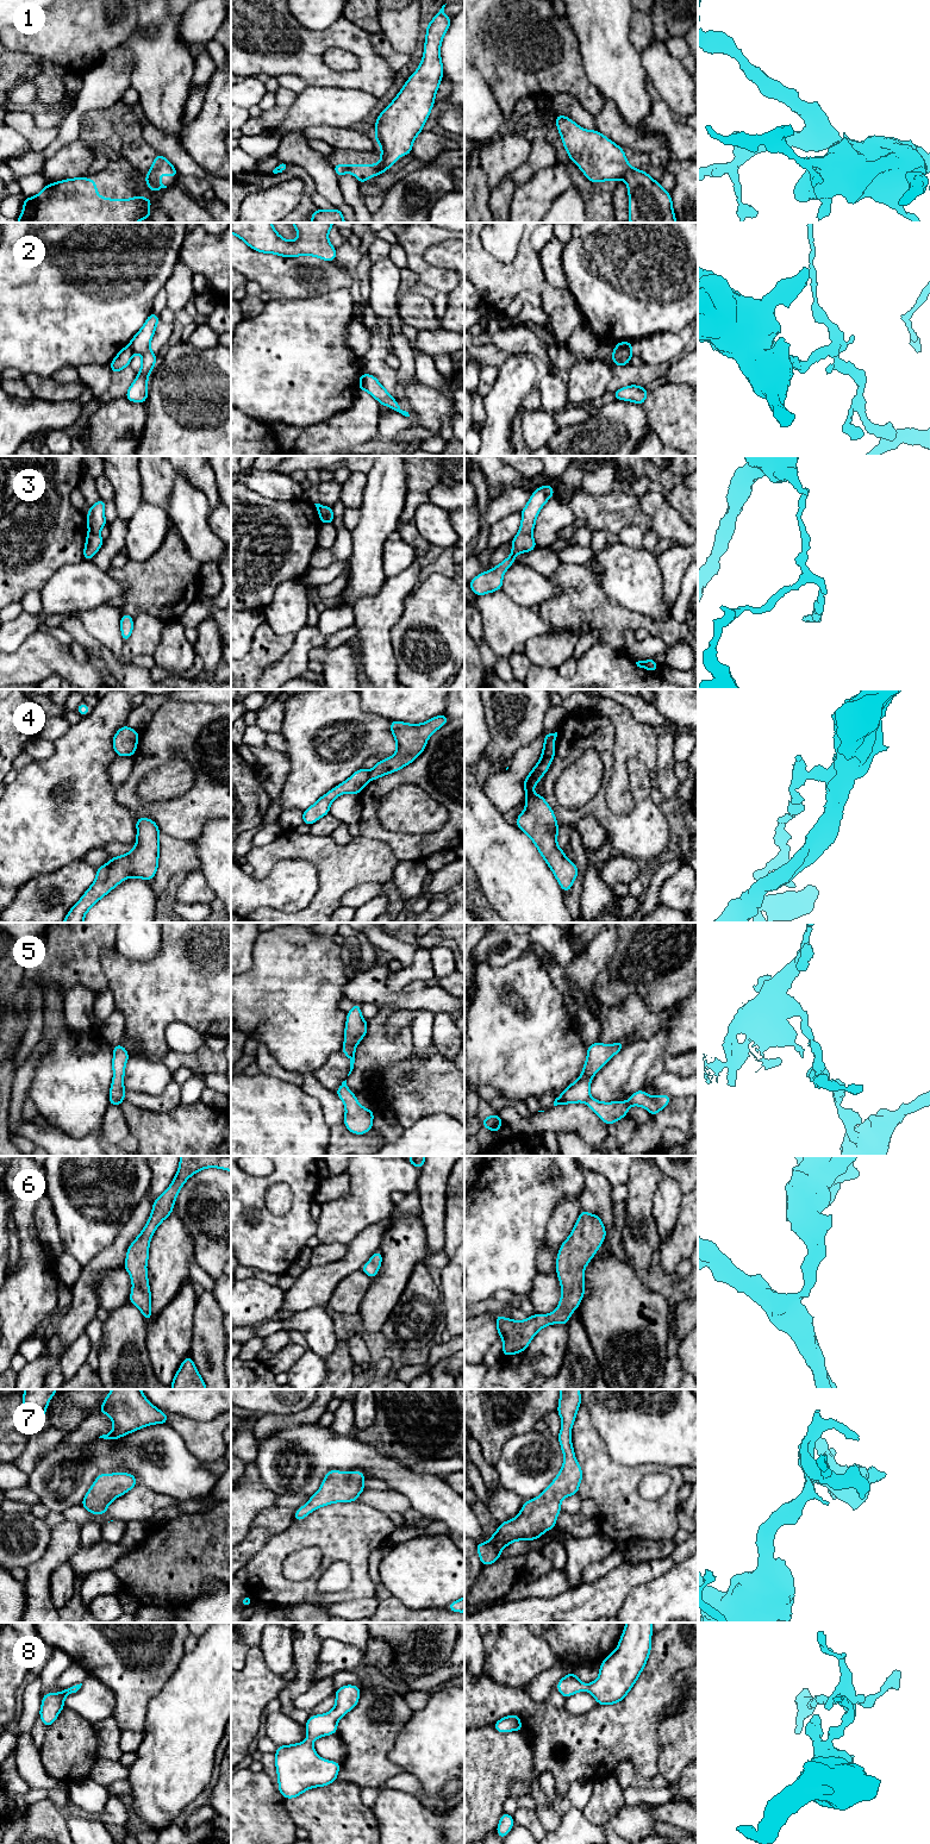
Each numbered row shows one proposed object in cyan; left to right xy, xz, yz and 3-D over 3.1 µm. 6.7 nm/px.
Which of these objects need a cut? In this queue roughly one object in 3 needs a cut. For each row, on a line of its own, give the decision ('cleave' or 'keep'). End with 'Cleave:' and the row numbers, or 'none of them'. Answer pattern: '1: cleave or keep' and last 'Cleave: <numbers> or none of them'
1: keep
2: cleave
3: cleave
4: cleave
5: cleave
6: keep
7: keep
8: keep
Cleave: 2, 3, 4, 5

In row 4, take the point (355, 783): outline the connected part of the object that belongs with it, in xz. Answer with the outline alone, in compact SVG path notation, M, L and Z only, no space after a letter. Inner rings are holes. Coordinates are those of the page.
M364 768L358 769L348 780L332 788L320 796L311 807L302 811L302 823L307 825L314 824L318 819L329 814L330 805L337 796L345 793L358 795L369 781L370 771Z

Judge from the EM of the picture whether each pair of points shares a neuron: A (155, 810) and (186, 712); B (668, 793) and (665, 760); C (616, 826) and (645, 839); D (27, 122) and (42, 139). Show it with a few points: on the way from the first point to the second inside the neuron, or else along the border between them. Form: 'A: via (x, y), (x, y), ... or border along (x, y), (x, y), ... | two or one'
A: via (131, 793), (132, 780), (157, 755), (161, 739) | one
B: via (668, 785), (665, 768) | one
C: via (623, 830), (631, 835), (638, 835) | one
D: via (29, 126), (37, 135) | one

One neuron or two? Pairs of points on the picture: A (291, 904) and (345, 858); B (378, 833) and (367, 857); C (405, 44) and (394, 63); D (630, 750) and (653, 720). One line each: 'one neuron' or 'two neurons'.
A: two neurons
B: two neurons
C: two neurons
D: two neurons

